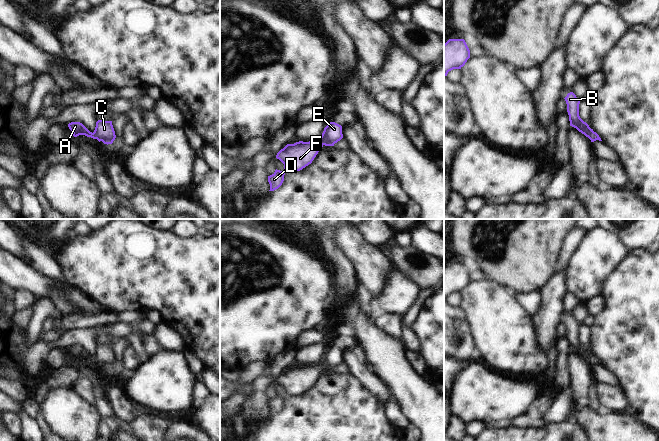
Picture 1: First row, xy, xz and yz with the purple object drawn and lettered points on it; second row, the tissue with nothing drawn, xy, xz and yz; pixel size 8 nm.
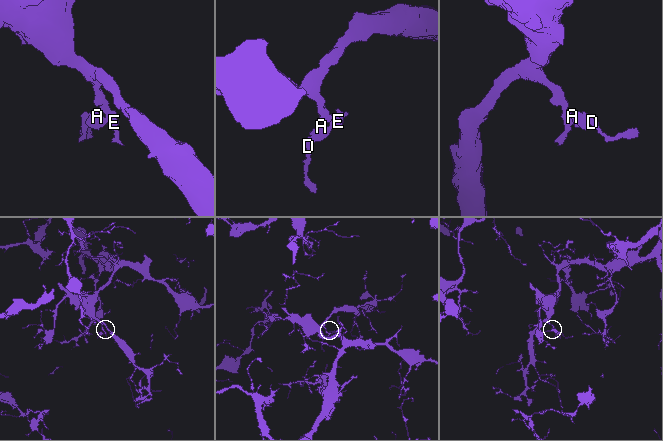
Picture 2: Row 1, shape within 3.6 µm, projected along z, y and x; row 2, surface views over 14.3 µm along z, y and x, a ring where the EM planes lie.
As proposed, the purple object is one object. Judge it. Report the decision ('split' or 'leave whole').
leave whole

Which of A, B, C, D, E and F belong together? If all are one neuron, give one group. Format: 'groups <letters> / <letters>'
groups A B C D E F

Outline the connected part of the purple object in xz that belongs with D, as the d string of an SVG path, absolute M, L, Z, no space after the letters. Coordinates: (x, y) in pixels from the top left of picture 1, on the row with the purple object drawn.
M330 122L324 128L319 140L287 144L276 155L276 158L284 164L284 171L276 169L272 175L268 176L269 191L274 191L282 185L284 175L287 172L297 172L311 164L324 145L334 146L342 138L342 126L335 122Z

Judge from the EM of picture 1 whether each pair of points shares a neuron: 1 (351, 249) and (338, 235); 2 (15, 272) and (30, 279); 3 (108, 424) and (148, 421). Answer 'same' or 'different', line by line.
1: same
2: same
3: same

